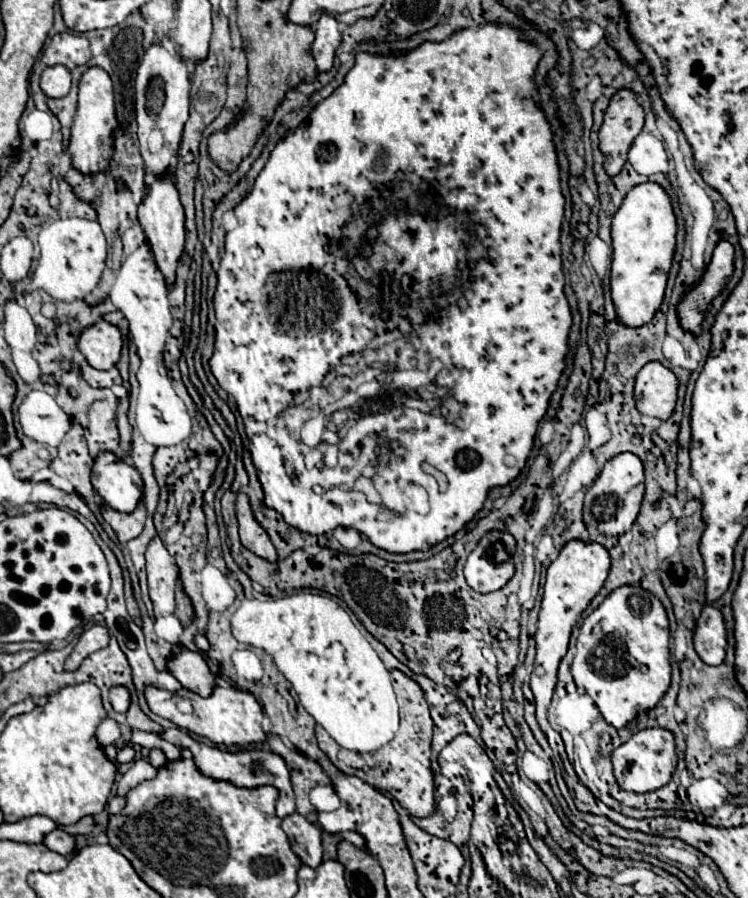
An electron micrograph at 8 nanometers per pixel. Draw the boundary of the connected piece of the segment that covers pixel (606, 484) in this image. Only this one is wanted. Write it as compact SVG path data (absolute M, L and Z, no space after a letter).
M619 453L613 459L609 459L595 479L595 483L589 487L585 495L585 507L583 507L583 519L591 527L595 523L597 531L603 531L605 535L621 535L631 529L631 525L637 519L637 513L641 509L641 501L645 495L645 469L643 461L633 453Z

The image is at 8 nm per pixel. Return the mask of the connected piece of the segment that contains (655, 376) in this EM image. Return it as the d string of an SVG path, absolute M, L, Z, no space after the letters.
M649 361L635 381L635 401L643 415L669 419L677 401L679 381L675 373L659 361Z

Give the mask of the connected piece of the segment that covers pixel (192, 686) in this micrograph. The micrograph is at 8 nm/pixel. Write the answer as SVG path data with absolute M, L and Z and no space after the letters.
M183 649L167 659L167 671L189 691L197 695L211 695L215 687L215 675L209 671L205 659L197 651Z

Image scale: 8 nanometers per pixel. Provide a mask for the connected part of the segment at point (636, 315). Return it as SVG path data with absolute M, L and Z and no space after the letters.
M657 183L635 185L617 209L611 225L613 237L613 267L611 267L611 297L619 311L619 321L627 327L649 323L661 307L667 275L675 255L677 219L671 199Z

